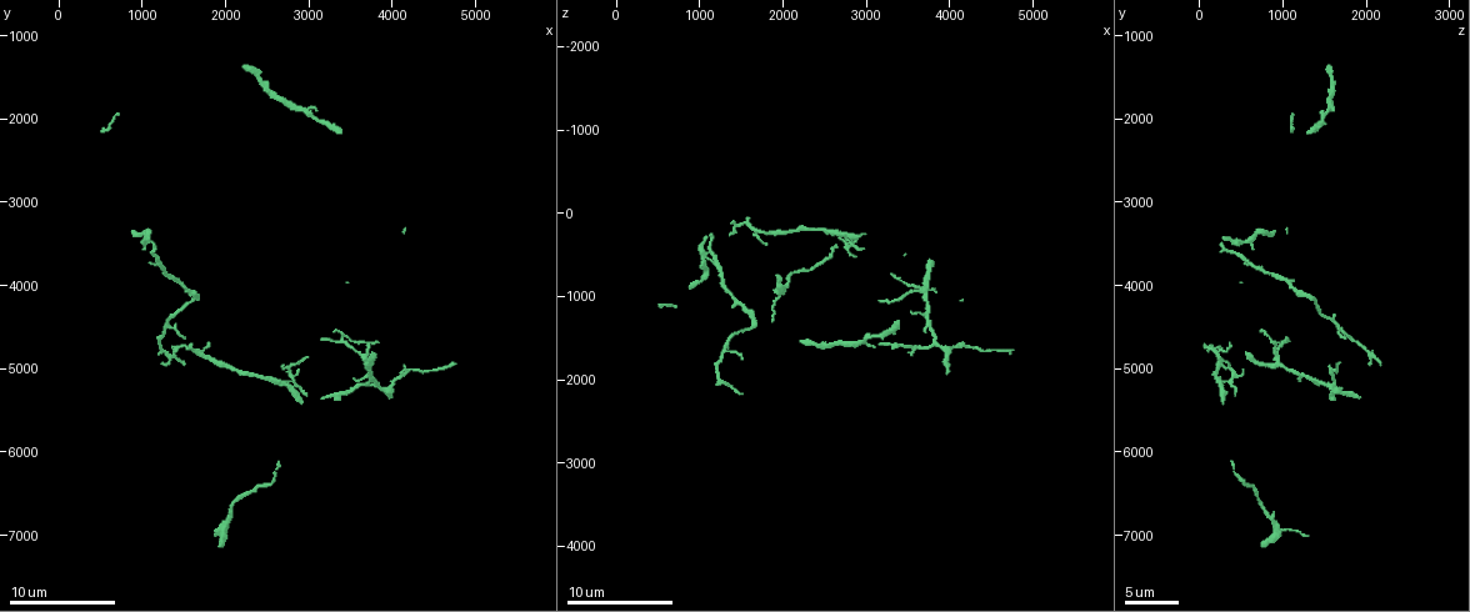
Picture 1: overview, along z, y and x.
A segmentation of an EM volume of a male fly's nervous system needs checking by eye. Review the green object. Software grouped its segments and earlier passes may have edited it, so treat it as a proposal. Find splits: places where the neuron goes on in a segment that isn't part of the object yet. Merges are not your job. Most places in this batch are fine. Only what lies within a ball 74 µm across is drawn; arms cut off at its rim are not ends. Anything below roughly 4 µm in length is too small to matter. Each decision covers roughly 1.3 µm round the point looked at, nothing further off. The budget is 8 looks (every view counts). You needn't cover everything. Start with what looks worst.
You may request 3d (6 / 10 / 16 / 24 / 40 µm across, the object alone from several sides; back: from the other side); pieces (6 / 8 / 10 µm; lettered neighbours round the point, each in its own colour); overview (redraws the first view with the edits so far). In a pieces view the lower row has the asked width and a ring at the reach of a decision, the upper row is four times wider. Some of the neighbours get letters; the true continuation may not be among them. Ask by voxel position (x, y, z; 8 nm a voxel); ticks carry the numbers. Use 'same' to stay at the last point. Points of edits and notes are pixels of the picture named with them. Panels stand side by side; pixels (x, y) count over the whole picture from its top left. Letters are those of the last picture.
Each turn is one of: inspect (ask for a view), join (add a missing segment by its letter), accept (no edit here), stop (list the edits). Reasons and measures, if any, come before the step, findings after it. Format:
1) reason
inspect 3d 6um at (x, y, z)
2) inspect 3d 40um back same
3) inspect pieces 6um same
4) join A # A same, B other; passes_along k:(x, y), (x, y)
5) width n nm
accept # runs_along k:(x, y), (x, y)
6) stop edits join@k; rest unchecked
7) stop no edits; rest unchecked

tapers out
inspect pieces 6um at (1500, 4900, 2150)

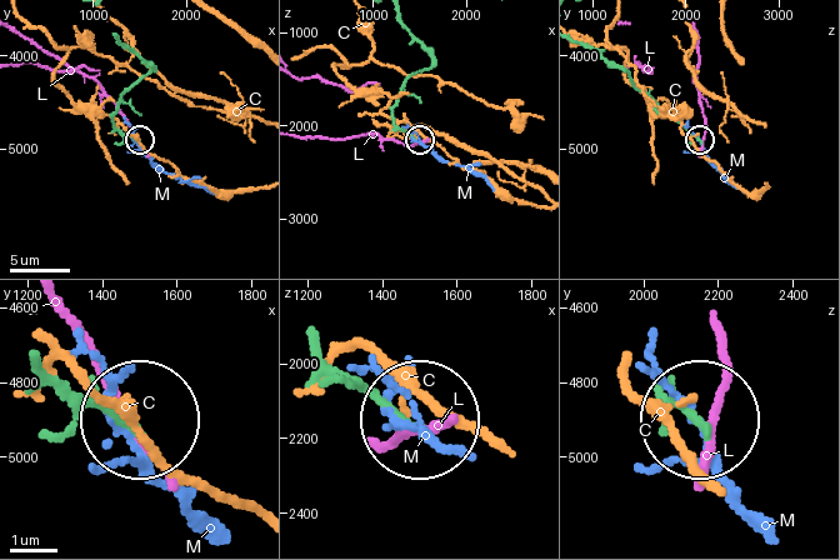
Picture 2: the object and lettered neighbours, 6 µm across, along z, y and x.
accept # C other, L other, M other; none of them fits

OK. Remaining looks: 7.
thin end
inspect pieces 6um at (3200, 5400, 1600)

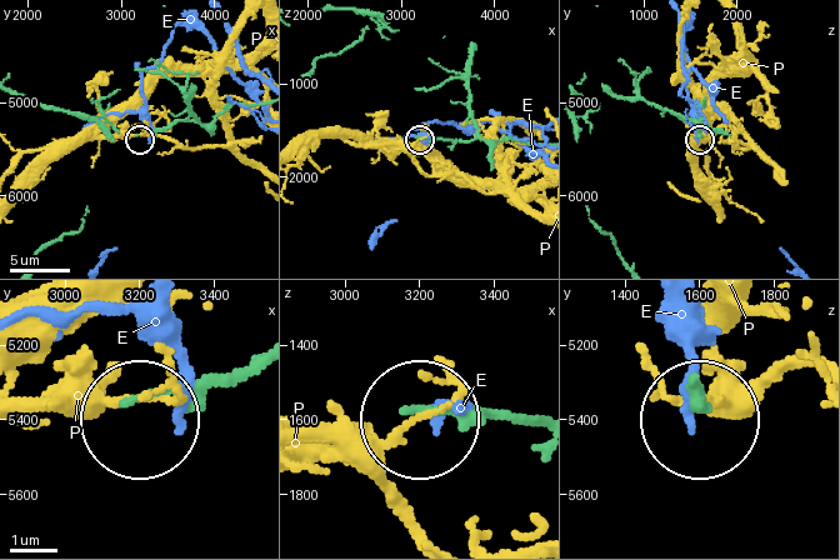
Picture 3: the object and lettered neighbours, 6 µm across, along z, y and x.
accept # E other, P other; no lettered segment goes on from it

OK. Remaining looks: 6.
thin end
inspect pieces 6um at (3150, 4650, 1100)

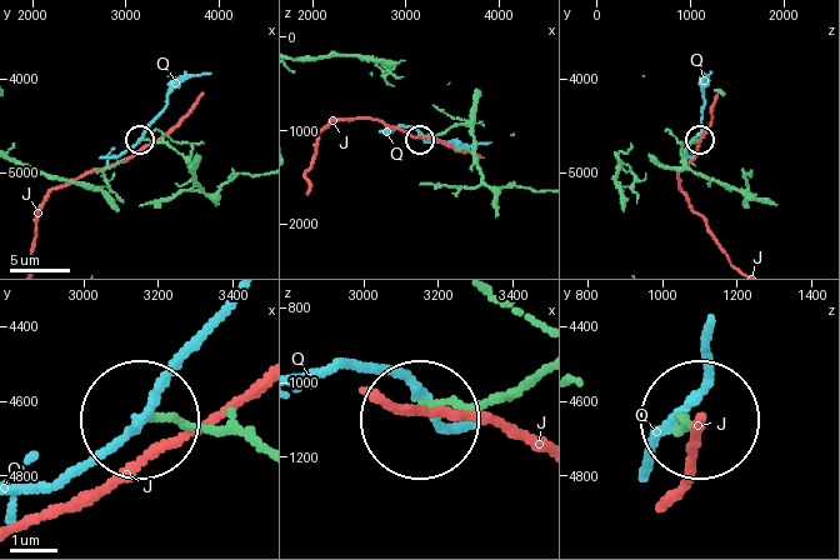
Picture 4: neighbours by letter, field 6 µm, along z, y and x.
accept # J other, Q other; no lettered segment goes on from it

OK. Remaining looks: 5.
inspect pieces 6um at (1850, 7000, 1250)

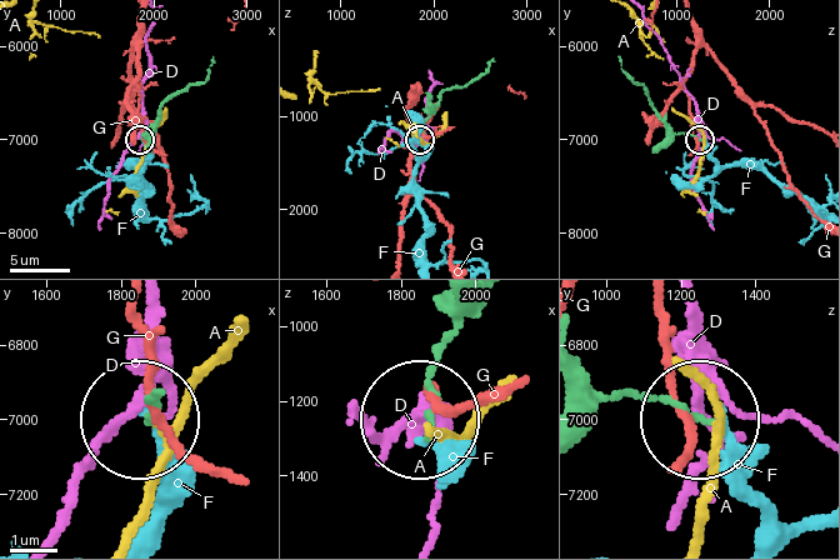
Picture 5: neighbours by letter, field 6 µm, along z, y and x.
width 100 nm
accept # A other, D other, F other, G other; none of them fits

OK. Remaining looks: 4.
stop no edits; rest unchecked

